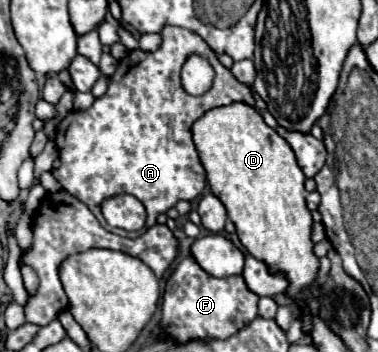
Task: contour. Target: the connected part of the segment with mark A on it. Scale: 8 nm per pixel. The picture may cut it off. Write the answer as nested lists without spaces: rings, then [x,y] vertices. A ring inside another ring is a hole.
[[[165,27],[161,31],[161,37],[163,37],[163,43],[161,43],[159,51],[147,53],[147,51],[137,49],[137,51],[131,51],[125,59],[121,59],[117,71],[109,79],[109,87],[107,87],[105,95],[95,99],[95,103],[89,109],[85,109],[85,111],[69,111],[63,117],[63,121],[59,123],[57,135],[55,135],[55,145],[57,145],[57,151],[59,151],[61,165],[57,169],[51,169],[53,177],[63,185],[65,191],[69,191],[79,201],[87,203],[91,213],[99,219],[99,223],[107,231],[113,231],[113,229],[107,225],[107,221],[103,219],[103,213],[101,213],[101,201],[105,197],[129,193],[129,195],[137,197],[145,205],[145,209],[147,209],[147,223],[145,223],[145,227],[141,231],[133,231],[133,233],[121,231],[119,235],[123,235],[123,237],[139,237],[145,229],[149,229],[155,223],[159,213],[165,213],[167,209],[175,207],[175,203],[181,201],[181,199],[193,201],[205,189],[205,181],[207,181],[205,179],[205,169],[201,165],[199,153],[197,153],[197,149],[193,145],[193,139],[191,139],[191,125],[205,111],[221,107],[221,105],[231,105],[231,103],[237,103],[237,101],[255,107],[255,99],[253,99],[251,87],[239,83],[231,75],[231,71],[225,69],[219,63],[217,55],[211,51],[211,47],[197,33],[181,29],[181,27]],[[191,53],[205,55],[215,65],[215,73],[217,73],[217,77],[213,81],[213,87],[201,97],[193,97],[193,95],[185,93],[183,87],[181,87],[181,79],[179,79],[181,63]],[[171,95],[175,97],[173,99],[175,103],[173,103],[171,139],[169,139],[169,105],[171,105]]]

